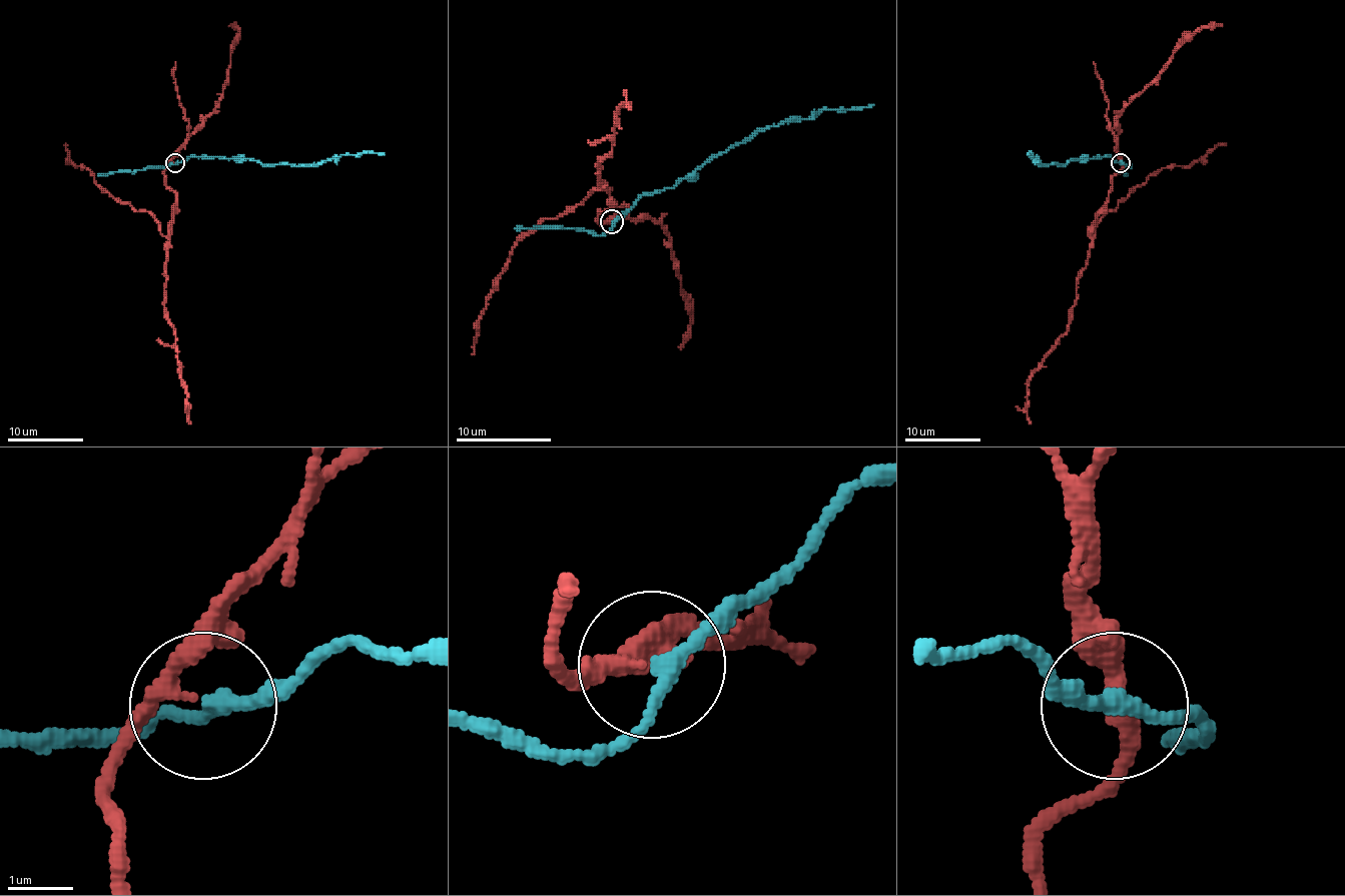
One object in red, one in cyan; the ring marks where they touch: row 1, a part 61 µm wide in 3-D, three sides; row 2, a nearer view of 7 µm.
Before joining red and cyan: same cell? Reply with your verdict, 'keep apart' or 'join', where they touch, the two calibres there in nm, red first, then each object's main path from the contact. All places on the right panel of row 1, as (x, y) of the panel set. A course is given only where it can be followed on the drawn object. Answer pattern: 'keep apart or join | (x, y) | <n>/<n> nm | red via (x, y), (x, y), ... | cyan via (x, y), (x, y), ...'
keep apart | (1121, 162) | 220/220 nm | red via (1120, 162), (1107, 207), (1095, 221), (1094, 236), (1095, 224), (1164, 168), (1190, 166), (1226, 143) | cyan via (1120, 162), (1111, 156), (1094, 156), (1048, 166), (1031, 153), (1027, 154)

